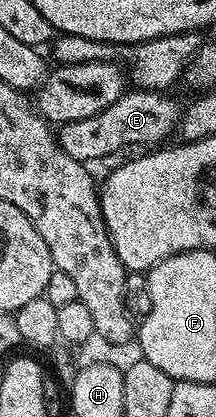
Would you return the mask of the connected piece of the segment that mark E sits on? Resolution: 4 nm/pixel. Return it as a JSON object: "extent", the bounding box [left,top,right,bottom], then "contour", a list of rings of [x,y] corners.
{"extent":[56,88,180,163],"contour":[[[135,88],[127,91],[120,99],[116,99],[116,103],[112,103],[112,107],[104,107],[104,111],[88,115],[88,119],[76,119],[61,126],[56,133],[60,147],[64,147],[64,151],[68,151],[72,159],[91,163],[90,161],[98,161],[101,157],[110,157],[129,145],[153,146],[158,143],[153,141],[160,140],[173,129],[175,132],[180,125],[180,105],[166,96],[170,95],[153,89]]]}

